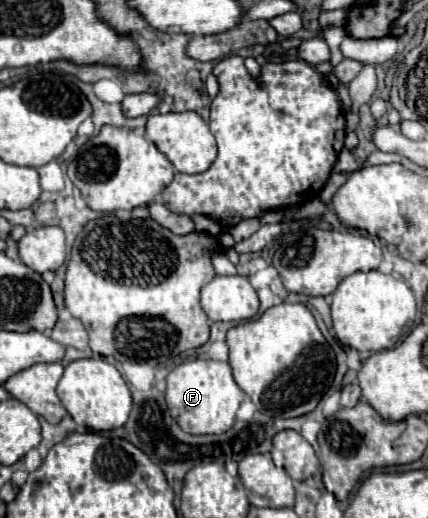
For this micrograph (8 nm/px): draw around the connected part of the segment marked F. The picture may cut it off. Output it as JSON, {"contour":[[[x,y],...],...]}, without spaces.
{"contour":[[[196,358],[176,366],[166,378],[166,404],[178,426],[188,434],[222,434],[230,430],[242,400],[244,392],[234,382],[228,362]]]}

